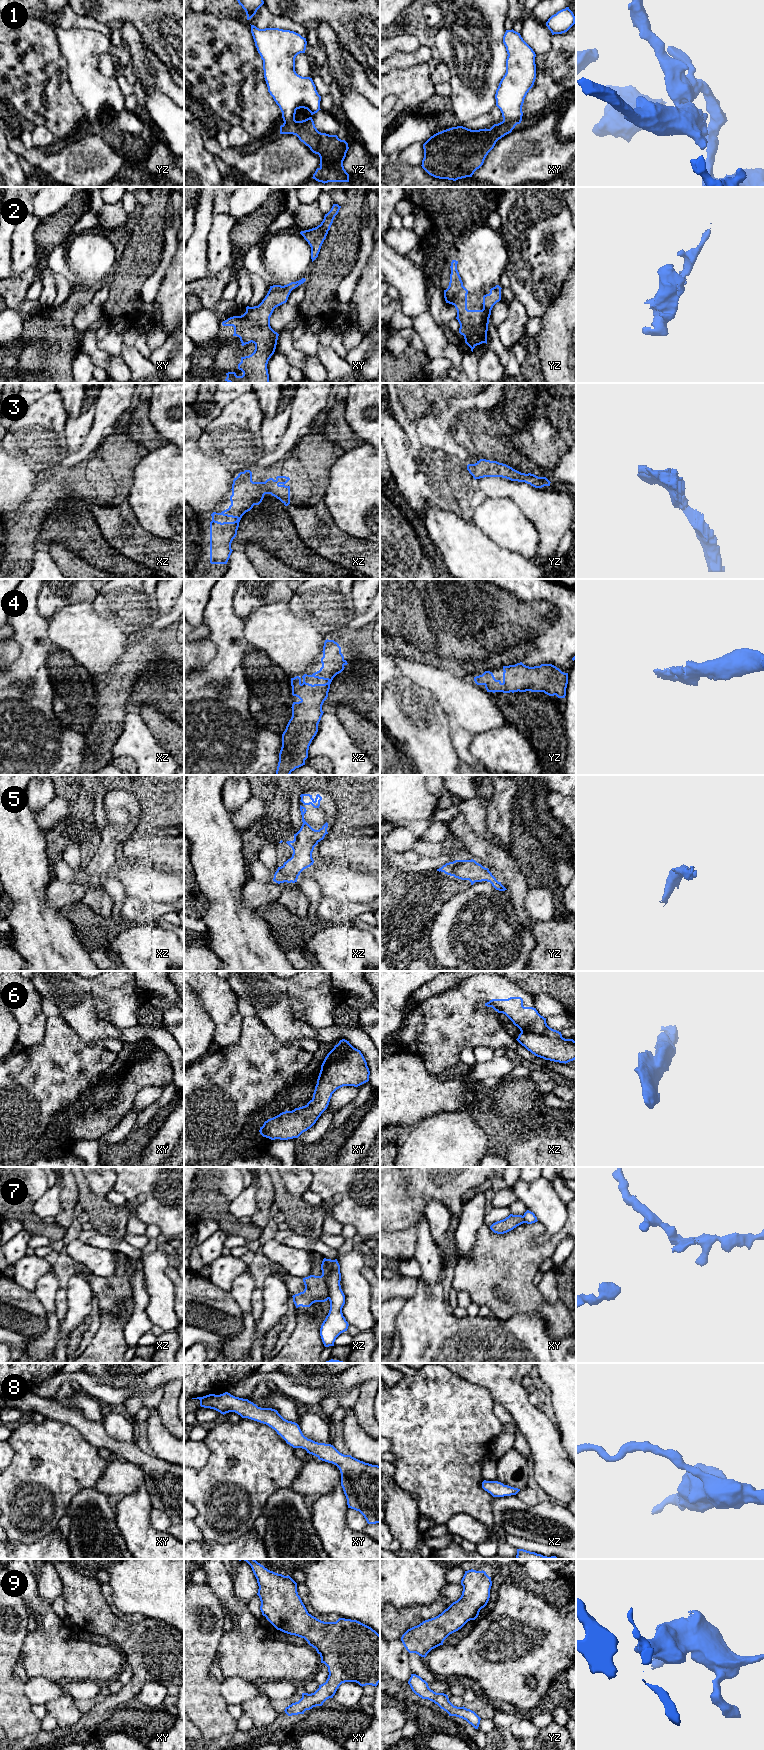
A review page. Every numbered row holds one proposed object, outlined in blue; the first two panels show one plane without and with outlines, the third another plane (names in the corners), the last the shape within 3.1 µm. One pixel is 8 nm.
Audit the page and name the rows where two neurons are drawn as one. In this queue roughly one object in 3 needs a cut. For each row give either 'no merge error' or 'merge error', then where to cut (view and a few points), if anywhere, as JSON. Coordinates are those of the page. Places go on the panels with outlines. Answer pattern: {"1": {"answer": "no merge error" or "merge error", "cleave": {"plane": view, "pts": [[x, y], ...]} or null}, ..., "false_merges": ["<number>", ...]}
{"1": {"answer": "merge error", "cleave": {"plane": "xy", "pts": [[503, 120], [509, 120], [516, 124]]}}, "2": {"answer": "no merge error", "cleave": null}, "3": {"answer": "no merge error", "cleave": null}, "4": {"answer": "no merge error", "cleave": null}, "5": {"answer": "no merge error", "cleave": null}, "6": {"answer": "merge error", "cleave": {"plane": "xz", "pts": [[521, 1031], [562, 1038]]}}, "7": {"answer": "merge error", "cleave": {"plane": "xz", "pts": [[322, 1274], [328, 1298]]}}, "8": {"answer": "no merge error", "cleave": null}, "9": {"answer": "no merge error", "cleave": null}, "false_merges": ["1", "6", "7"]}

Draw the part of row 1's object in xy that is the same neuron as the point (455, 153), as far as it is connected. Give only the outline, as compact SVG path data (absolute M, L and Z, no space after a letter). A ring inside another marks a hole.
M502 121L490 129L452 127L431 136L424 144L422 168L431 176L456 181L472 177L496 142L516 124Z

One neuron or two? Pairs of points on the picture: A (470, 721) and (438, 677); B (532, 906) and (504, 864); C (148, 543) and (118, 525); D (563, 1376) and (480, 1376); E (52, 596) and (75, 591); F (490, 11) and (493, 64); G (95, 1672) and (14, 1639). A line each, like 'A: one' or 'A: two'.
A: one
B: two
C: one
D: two
E: one
F: one
G: two

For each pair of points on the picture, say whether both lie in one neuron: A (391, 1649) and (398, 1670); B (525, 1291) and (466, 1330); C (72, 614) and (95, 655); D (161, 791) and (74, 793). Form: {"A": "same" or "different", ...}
{"A": "same", "B": "different", "C": "same", "D": "same"}

